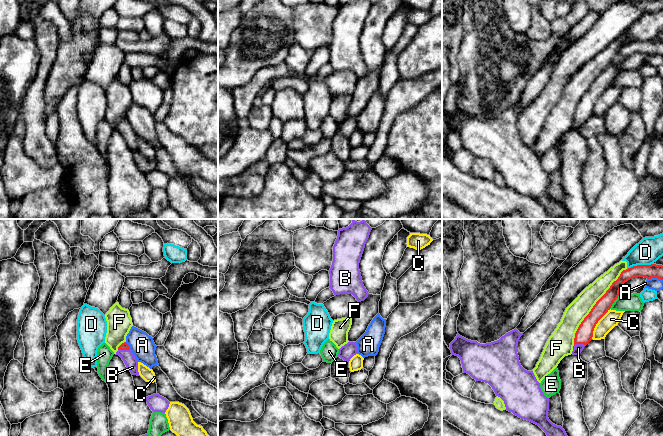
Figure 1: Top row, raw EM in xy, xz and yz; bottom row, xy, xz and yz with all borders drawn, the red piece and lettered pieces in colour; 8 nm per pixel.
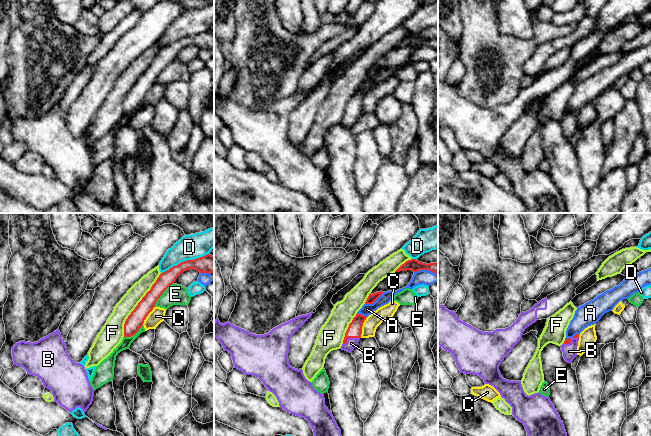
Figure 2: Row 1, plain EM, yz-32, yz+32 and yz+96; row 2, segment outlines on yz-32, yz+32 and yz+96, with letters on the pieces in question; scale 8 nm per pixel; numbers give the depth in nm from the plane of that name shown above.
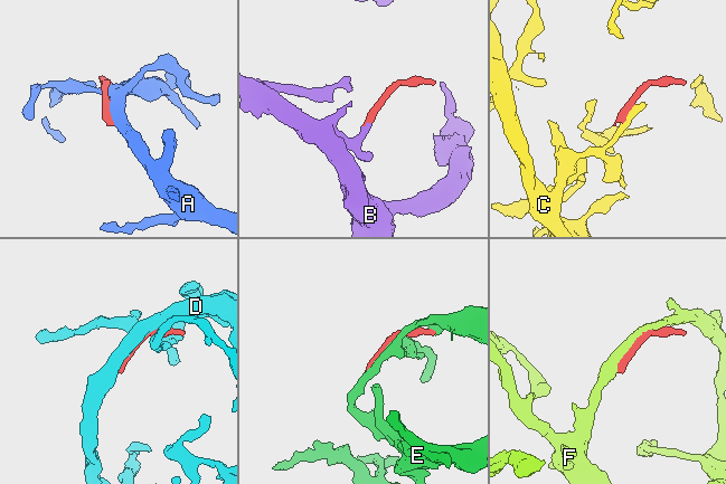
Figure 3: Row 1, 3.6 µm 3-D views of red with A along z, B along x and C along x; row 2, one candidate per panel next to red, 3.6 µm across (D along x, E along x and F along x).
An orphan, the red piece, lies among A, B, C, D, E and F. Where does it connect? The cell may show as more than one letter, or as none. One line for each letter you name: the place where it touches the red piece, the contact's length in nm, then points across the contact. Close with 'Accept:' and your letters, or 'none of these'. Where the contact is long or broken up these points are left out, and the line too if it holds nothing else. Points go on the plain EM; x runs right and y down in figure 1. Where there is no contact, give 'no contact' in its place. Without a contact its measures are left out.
B: yz (578, 119) | 110 nm | across yz (584, 109), (578, 119), (578, 124)
Accept: B

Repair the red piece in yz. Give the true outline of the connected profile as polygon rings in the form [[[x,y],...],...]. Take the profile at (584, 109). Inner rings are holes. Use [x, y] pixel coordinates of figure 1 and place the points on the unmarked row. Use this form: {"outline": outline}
{"outline": [[[637,41],[623,46],[616,57],[612,59],[606,69],[596,78],[589,90],[579,101],[574,114],[573,131],[580,131],[584,123],[592,116],[593,107],[598,97],[610,86],[619,72],[623,60],[635,53],[663,56],[662,41]]]}

